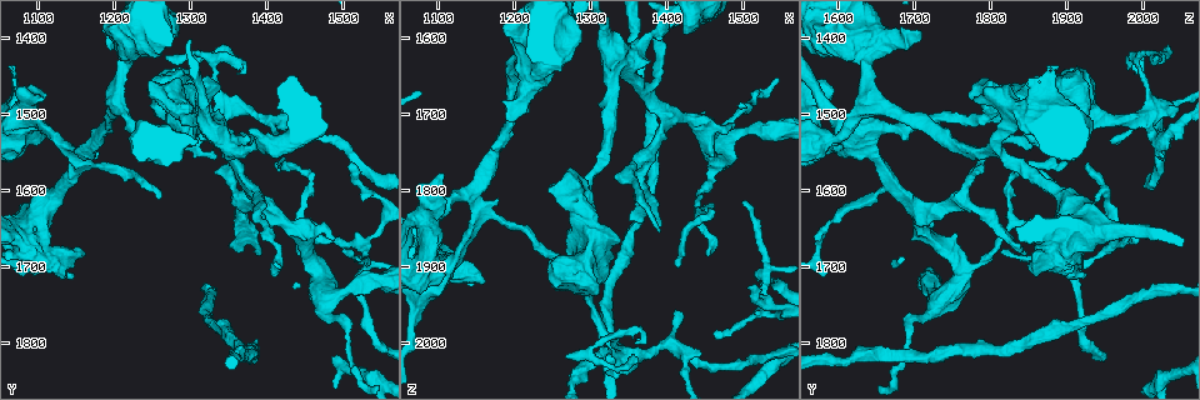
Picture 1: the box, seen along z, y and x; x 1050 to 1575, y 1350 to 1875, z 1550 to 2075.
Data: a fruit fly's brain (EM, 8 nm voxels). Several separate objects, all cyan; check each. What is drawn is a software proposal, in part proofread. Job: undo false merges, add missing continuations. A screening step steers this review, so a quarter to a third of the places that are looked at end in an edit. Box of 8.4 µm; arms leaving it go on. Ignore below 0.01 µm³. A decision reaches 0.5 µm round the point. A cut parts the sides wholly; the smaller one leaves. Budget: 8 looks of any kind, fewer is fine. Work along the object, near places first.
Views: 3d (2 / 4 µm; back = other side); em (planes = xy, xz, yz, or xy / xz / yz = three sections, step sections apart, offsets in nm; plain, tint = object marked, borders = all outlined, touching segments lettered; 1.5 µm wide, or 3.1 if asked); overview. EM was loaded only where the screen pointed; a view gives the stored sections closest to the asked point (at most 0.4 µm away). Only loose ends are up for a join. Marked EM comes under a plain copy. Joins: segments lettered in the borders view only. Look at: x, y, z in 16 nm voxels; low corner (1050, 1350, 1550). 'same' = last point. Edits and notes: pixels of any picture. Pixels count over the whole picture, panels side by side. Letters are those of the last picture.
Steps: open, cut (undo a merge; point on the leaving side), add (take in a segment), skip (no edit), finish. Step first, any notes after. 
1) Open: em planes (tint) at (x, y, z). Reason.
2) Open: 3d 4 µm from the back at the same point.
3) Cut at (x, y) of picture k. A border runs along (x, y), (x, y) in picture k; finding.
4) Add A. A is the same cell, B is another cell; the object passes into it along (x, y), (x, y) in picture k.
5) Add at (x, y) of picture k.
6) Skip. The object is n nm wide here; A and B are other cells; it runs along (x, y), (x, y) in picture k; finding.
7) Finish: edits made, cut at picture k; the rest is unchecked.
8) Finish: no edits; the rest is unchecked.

Open: 3d 2 µm at (1415, 1565, 1900). An open end.

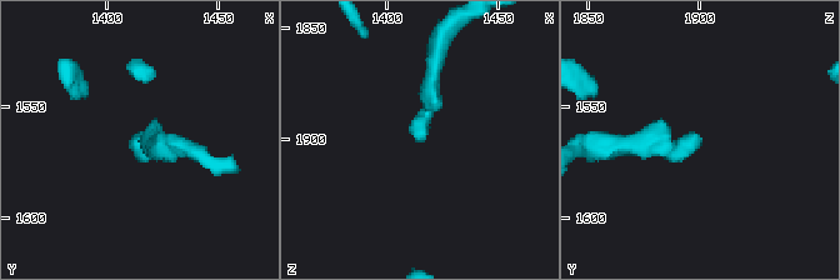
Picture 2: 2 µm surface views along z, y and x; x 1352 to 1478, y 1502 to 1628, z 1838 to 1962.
Open: em xz step 4 (borders) at (1417, 1565, 1899).

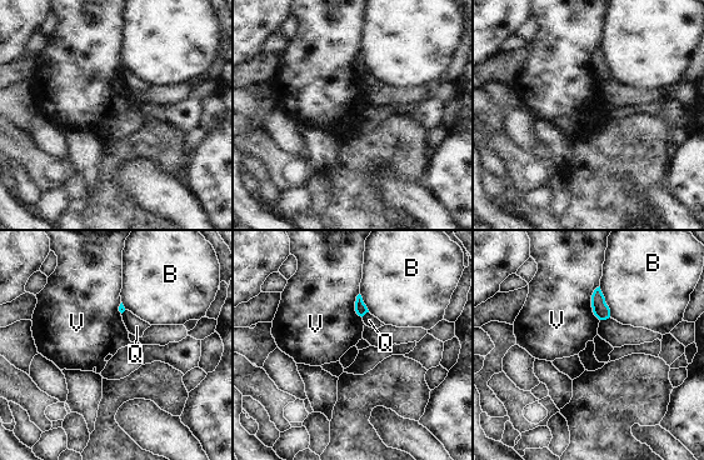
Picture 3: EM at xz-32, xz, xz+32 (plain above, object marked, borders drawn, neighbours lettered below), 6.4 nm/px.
Skip. B, Q and V are other cells; a border runs along (599, 285), (592, 295), (599, 320) in picture 3; none of them fits.

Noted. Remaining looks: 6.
Open: em xy step 4 (borders) at (1500, 1680, 1815). Thin end.

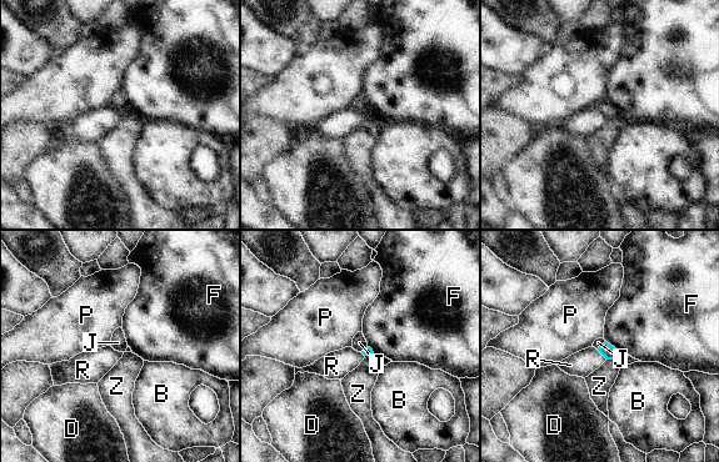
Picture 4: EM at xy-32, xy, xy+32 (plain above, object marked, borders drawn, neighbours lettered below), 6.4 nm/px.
Open: em planes (borders) at the same point.

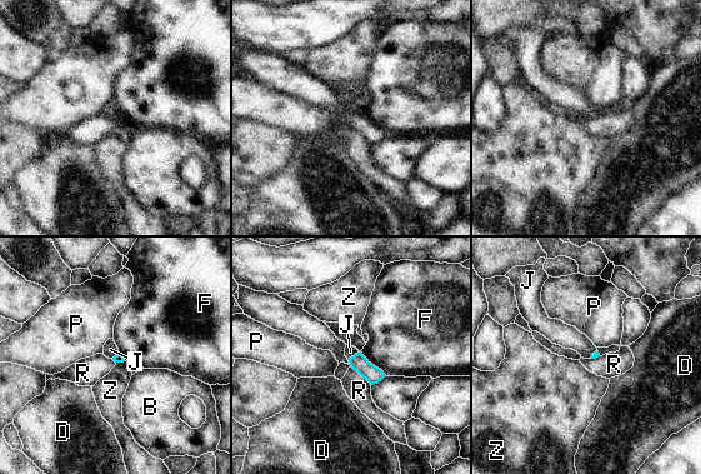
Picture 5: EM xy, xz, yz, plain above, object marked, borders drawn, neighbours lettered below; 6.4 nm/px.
Add J. J is the same cell, B, D, F, P, R and Z are other cells; the object passes into it along (359, 363), (355, 354), (350, 352) in picture 5; the neuron continues.

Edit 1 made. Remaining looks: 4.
Open: 3d 4 µm at (1270, 1425, 2015). Thin end.

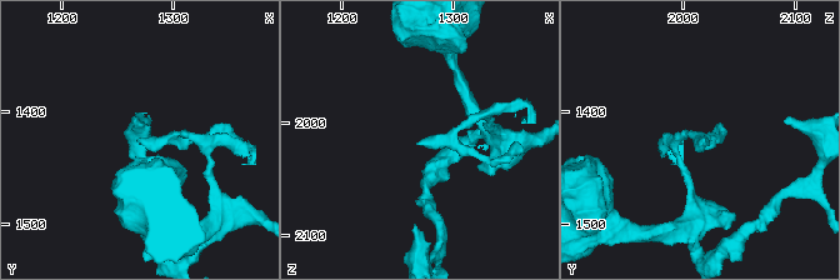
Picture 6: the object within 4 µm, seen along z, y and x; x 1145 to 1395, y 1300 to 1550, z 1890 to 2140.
Open: em planes (borders) at (1266, 1422, 2020). Now the EM.

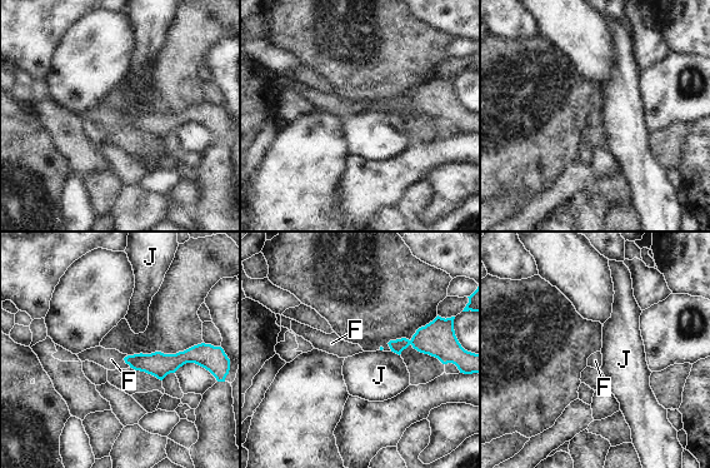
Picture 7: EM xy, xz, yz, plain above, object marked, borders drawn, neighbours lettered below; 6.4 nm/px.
Add F. F is the same cell, J is another cell; the object passes into it along (158, 364), (125, 362), (111, 359) in picture 7; the neuron continues.

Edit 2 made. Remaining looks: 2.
Finish: edits made, add at picture 5, add at picture 7; the rest is unchecked.

